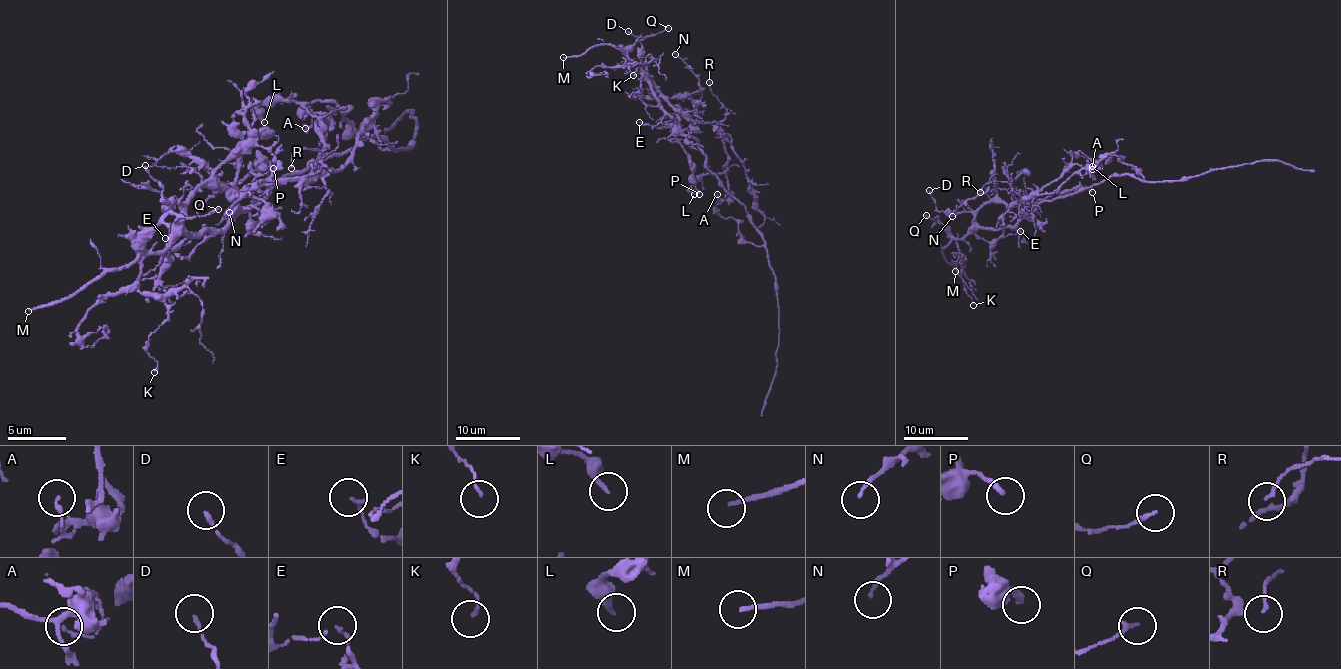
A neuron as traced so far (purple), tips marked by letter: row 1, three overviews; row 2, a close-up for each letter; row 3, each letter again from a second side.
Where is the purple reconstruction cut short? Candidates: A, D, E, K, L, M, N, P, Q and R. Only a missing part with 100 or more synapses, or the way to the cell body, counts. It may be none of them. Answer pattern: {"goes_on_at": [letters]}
{"goes_on_at": ["M"]}

